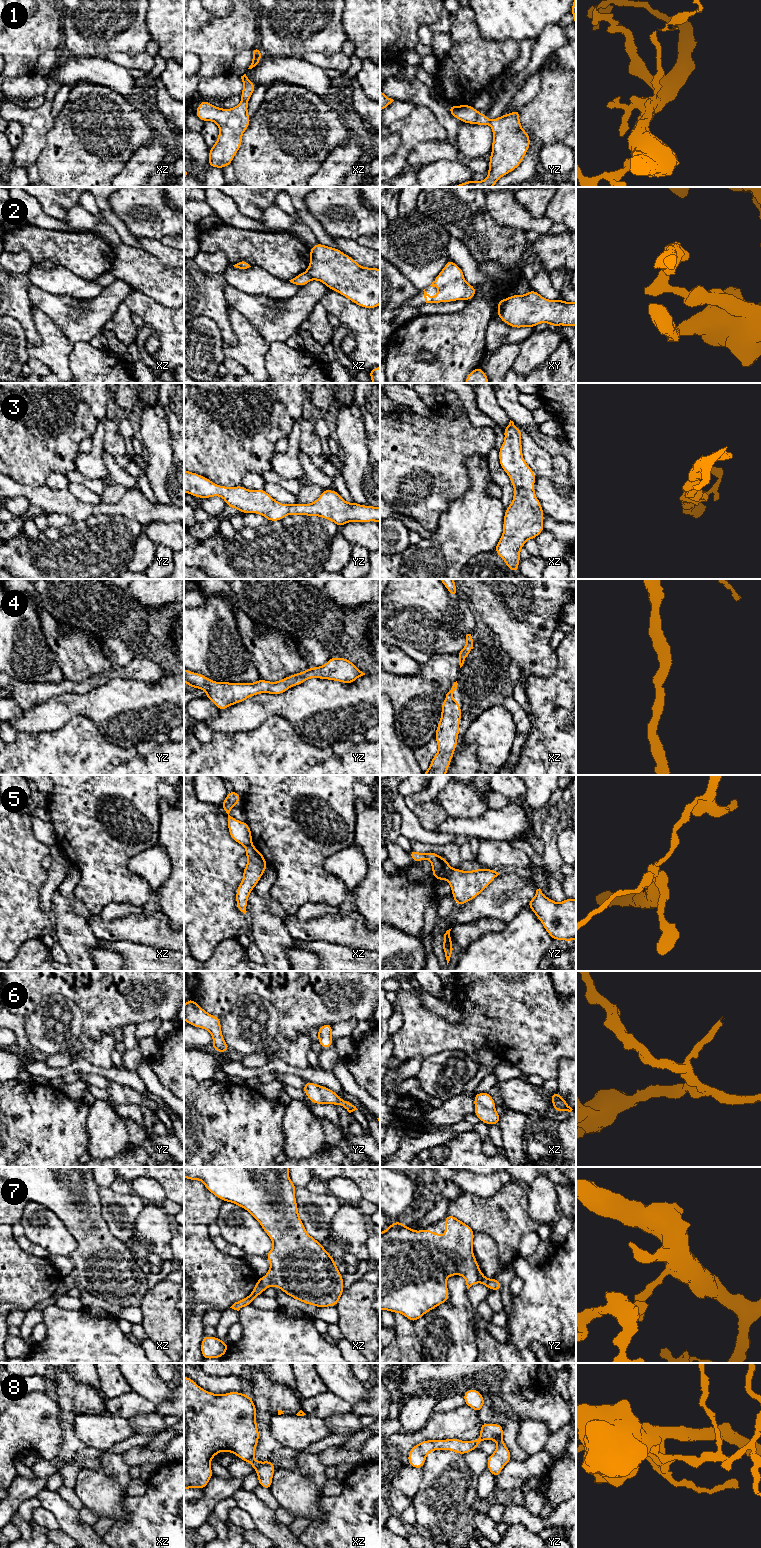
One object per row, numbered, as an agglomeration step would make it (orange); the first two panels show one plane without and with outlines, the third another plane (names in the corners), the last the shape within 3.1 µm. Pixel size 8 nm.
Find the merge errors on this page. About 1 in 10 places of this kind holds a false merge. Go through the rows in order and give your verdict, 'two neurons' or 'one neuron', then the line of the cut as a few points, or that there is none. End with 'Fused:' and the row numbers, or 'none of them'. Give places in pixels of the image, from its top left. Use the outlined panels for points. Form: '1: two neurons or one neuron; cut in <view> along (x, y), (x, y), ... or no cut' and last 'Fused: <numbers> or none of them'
1: two neurons; cut in xz along (242, 99), (247, 102)
2: two neurons; cut in xy along (506, 299), (503, 306), (498, 310)
3: one neuron; no cut
4: one neuron; no cut
5: two neurons; cut in yz along (452, 869), (446, 879)
6: one neuron; no cut
7: one neuron; no cut
8: two neurons; cut in xz along (261, 1462), (255, 1469)
Fused: 1, 2, 5, 8

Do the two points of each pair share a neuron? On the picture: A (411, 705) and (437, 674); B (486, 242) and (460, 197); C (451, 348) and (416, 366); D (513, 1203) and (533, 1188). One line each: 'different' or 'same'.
A: same
B: same
C: same
D: different

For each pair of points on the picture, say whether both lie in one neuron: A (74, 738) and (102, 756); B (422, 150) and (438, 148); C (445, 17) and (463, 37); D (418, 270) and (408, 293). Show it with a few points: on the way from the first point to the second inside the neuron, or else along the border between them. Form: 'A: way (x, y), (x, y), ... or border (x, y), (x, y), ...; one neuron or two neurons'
A: way (81, 745), (95, 756); one neuron
B: way (426, 150), (434, 150); one neuron
C: border (458, 10), (454, 23), (448, 32); two neurons
D: border (395, 267), (417, 288), (422, 290); two neurons

